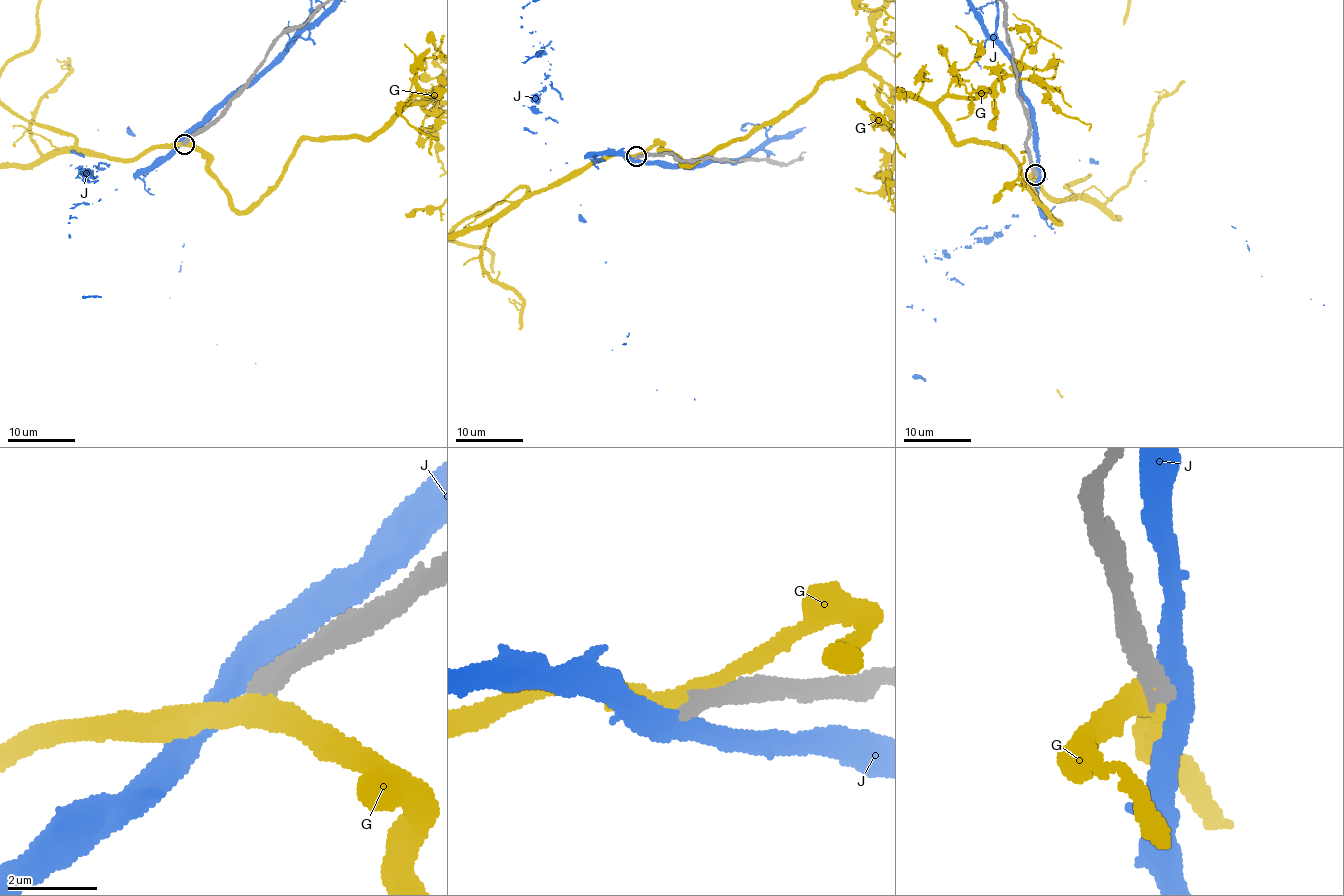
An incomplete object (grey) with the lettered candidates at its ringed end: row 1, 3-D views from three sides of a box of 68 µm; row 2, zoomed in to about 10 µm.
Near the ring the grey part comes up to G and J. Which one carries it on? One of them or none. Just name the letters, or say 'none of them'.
none of them

